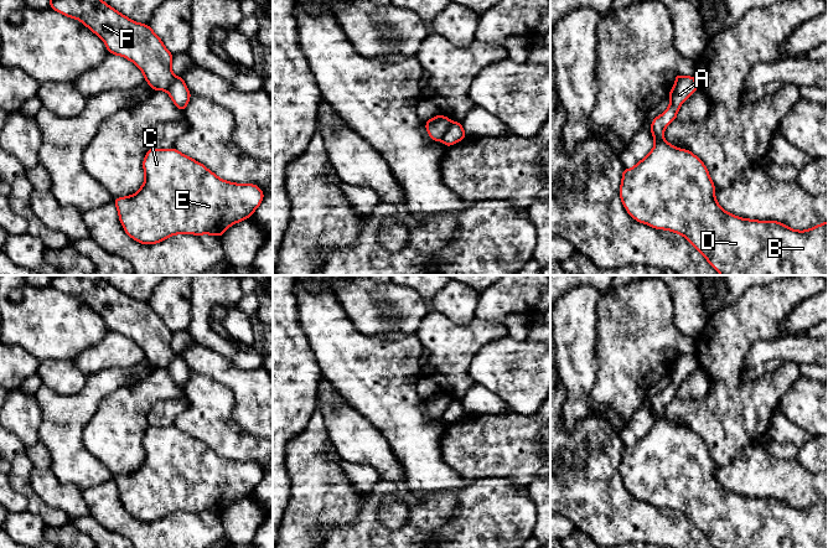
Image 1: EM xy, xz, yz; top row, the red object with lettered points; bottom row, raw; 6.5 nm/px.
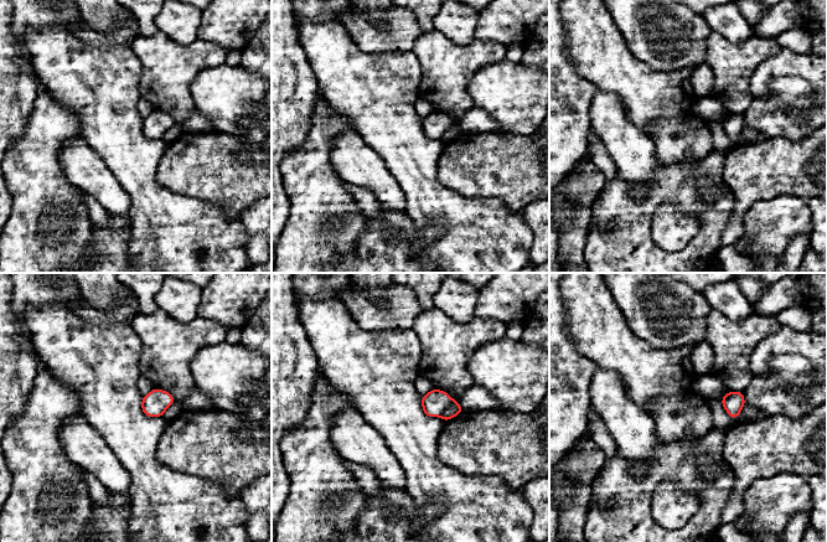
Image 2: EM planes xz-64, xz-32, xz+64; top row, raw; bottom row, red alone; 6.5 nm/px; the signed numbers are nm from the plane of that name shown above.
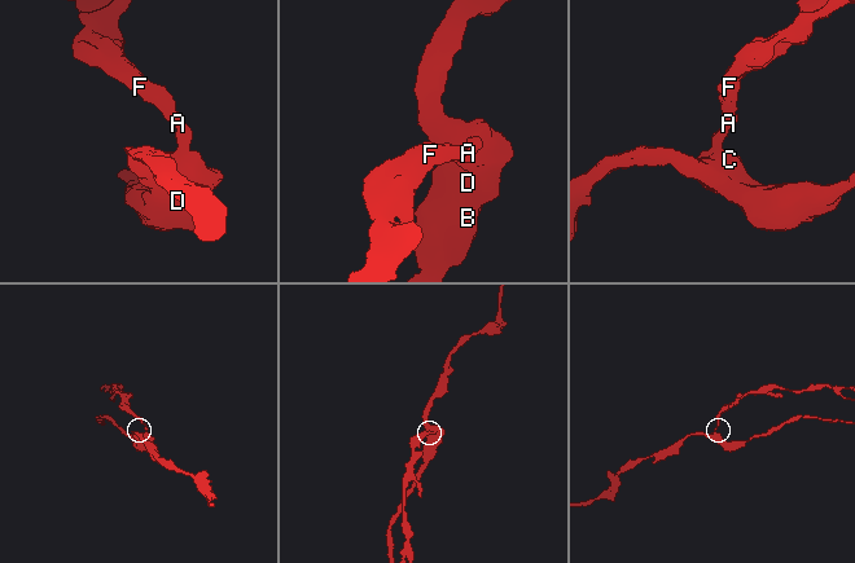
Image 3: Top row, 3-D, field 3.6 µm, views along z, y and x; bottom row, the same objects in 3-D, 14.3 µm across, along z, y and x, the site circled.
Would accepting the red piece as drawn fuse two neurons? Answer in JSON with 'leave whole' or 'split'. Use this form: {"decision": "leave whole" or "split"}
{"decision": "split"}

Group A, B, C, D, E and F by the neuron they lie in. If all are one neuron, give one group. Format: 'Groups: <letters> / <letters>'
Groups: A B C D E / F

